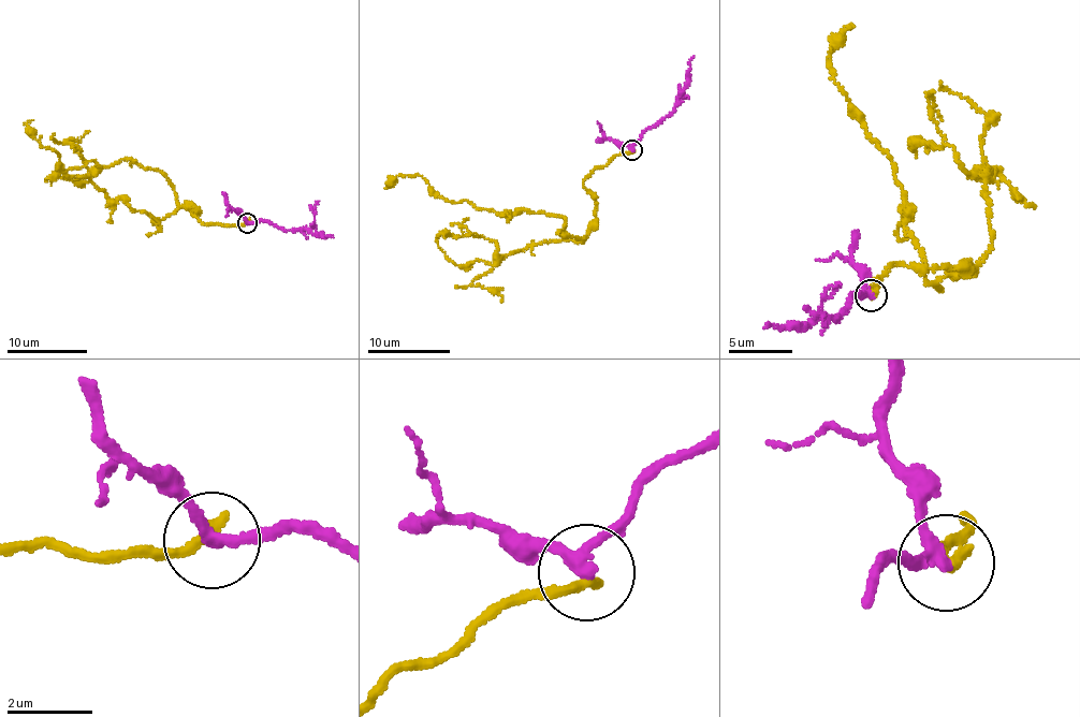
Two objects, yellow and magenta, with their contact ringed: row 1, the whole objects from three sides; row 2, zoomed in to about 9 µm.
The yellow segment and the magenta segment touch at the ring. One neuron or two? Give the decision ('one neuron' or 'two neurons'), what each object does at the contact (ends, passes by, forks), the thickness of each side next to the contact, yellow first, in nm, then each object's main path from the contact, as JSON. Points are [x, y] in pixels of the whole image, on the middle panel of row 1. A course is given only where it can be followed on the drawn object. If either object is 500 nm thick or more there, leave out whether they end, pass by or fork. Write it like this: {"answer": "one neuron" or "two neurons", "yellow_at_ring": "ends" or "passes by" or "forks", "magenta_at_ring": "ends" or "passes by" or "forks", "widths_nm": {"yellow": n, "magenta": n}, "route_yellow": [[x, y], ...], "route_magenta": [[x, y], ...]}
{"answer": "two neurons", "yellow_at_ring": "ends", "magenta_at_ring": "passes by", "widths_nm": {"yellow": 280, "magenta": 240}, "route_yellow": [[631, 150], [583, 181], [595, 220], [575, 237], [563, 217], [450, 201], [420, 176], [402, 174], [394, 187]], "route_magenta": [[631, 149], [648, 129], [673, 110], [694, 56]]}

